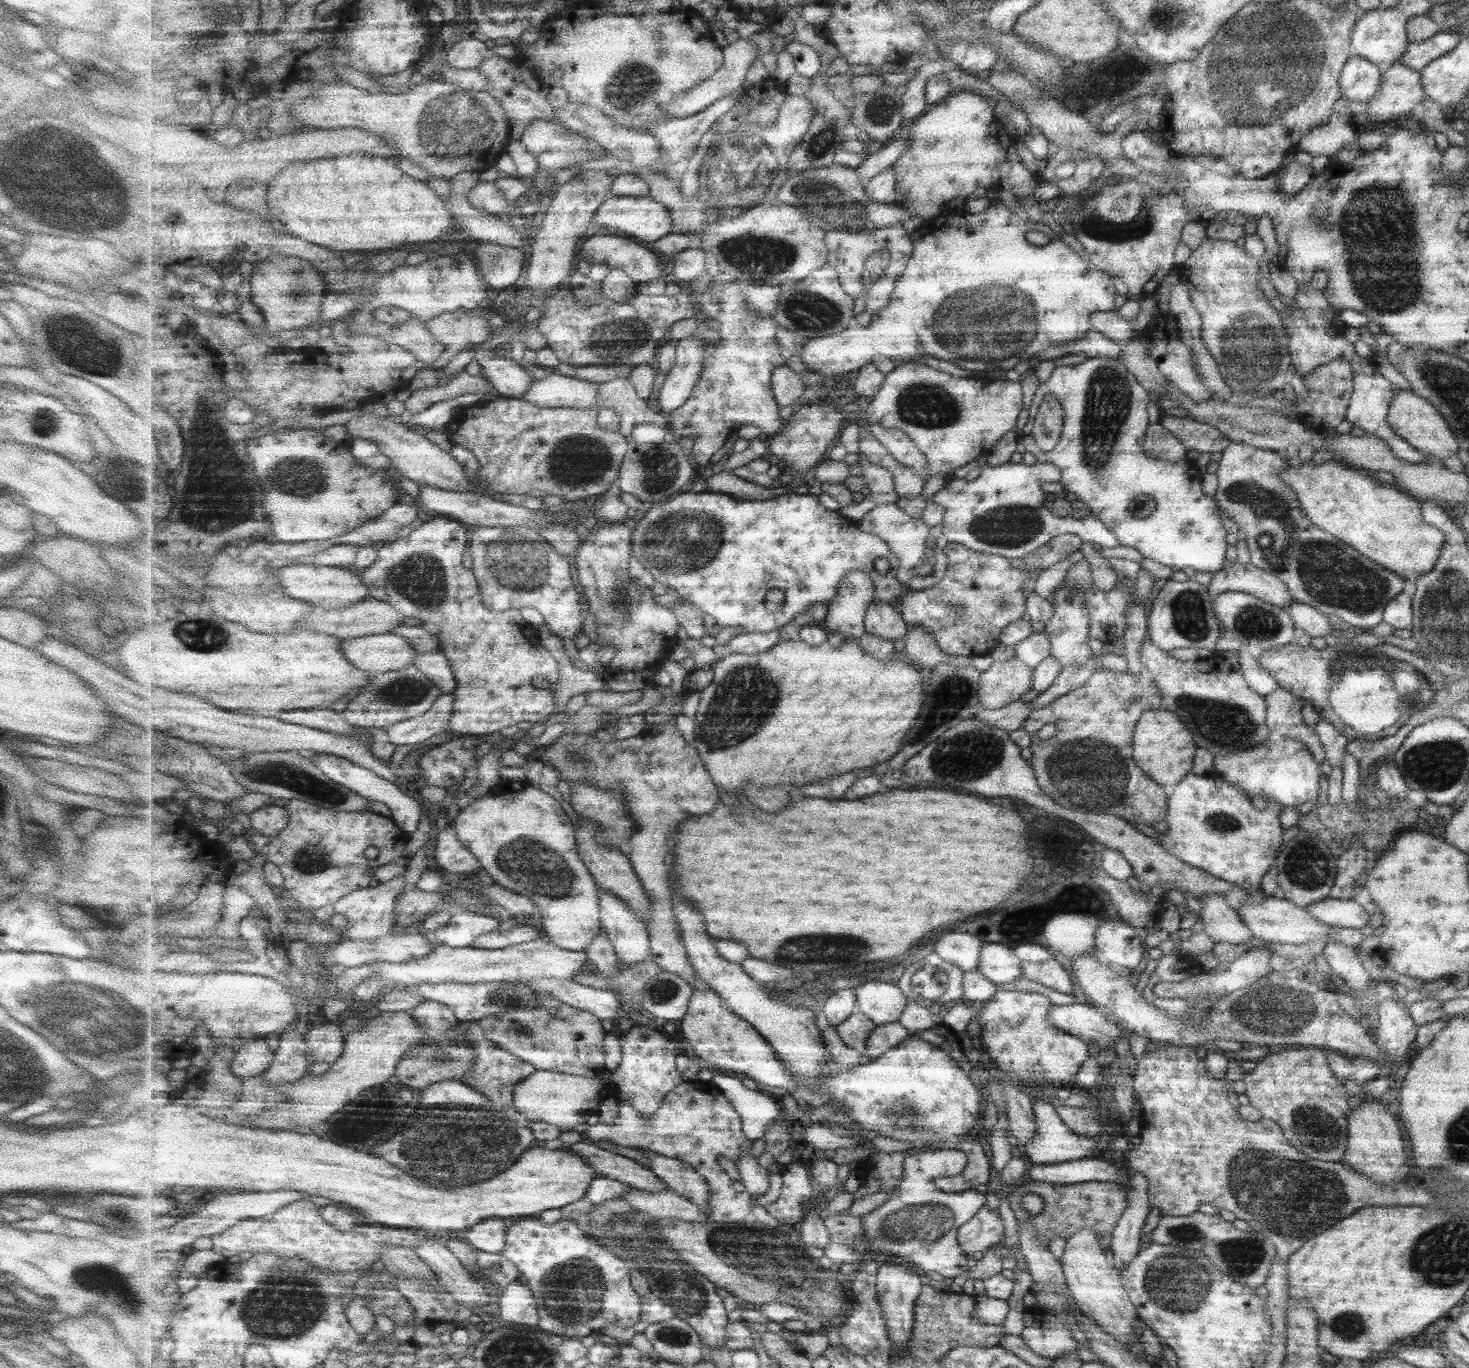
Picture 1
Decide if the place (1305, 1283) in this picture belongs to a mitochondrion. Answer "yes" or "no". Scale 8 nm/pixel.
no

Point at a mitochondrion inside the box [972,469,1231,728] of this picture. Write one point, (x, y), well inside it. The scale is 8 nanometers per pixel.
(1189, 613)

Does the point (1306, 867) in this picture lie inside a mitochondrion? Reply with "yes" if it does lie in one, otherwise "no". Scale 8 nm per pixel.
yes

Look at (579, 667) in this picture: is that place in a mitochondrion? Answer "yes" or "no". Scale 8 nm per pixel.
no

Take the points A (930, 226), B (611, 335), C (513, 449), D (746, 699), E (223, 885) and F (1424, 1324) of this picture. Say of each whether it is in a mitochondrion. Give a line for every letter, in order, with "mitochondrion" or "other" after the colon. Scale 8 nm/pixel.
A: other
B: mitochondrion
C: other
D: mitochondrion
E: other
F: other

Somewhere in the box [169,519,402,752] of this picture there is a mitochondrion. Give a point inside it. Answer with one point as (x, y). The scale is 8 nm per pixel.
(205, 636)

